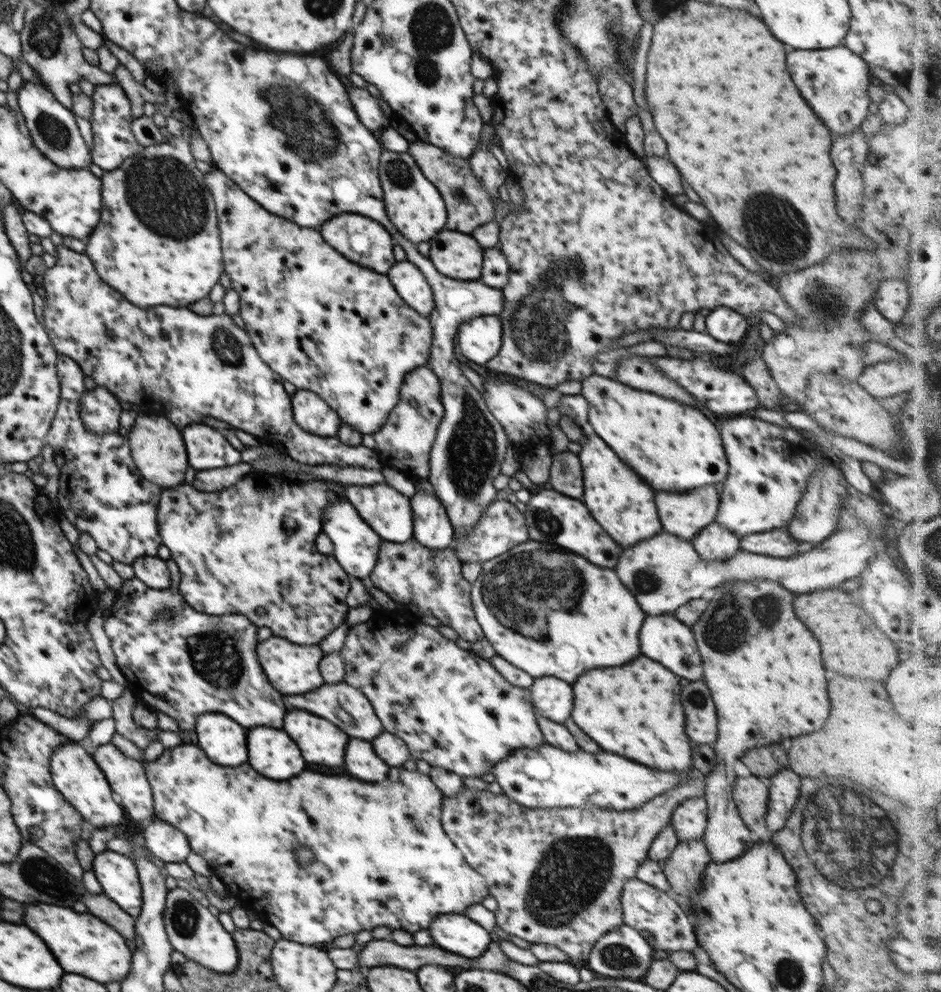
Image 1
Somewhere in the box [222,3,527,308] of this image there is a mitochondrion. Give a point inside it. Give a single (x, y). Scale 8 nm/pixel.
(303, 122)

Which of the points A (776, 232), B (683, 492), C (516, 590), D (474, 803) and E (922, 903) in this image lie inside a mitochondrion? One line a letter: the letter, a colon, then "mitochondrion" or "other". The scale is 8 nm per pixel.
A: mitochondrion
B: other
C: mitochondrion
D: other
E: other

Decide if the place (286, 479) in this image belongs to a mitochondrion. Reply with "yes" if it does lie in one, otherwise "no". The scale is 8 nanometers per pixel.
no

